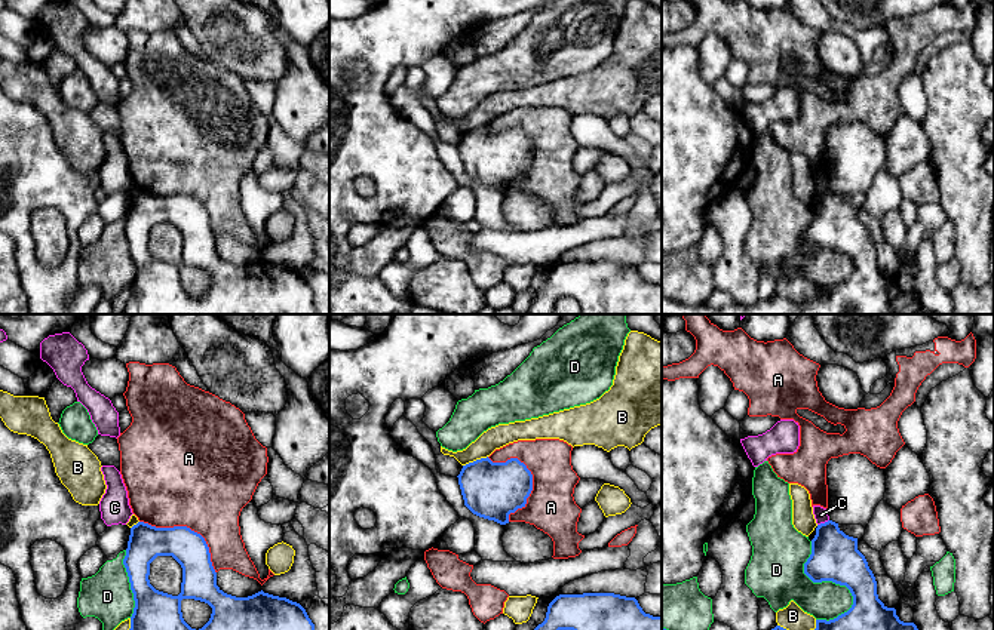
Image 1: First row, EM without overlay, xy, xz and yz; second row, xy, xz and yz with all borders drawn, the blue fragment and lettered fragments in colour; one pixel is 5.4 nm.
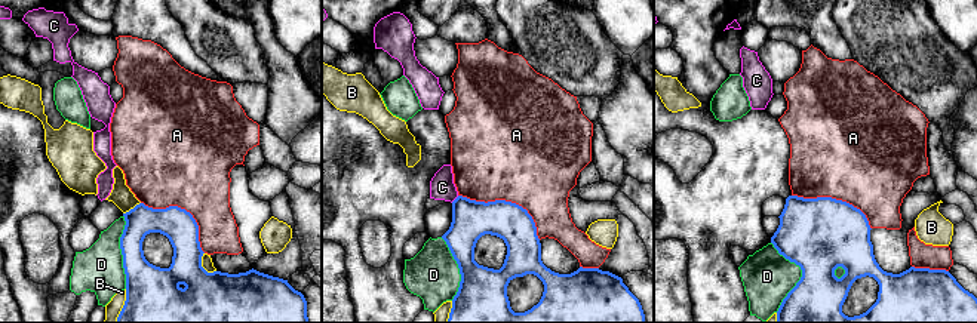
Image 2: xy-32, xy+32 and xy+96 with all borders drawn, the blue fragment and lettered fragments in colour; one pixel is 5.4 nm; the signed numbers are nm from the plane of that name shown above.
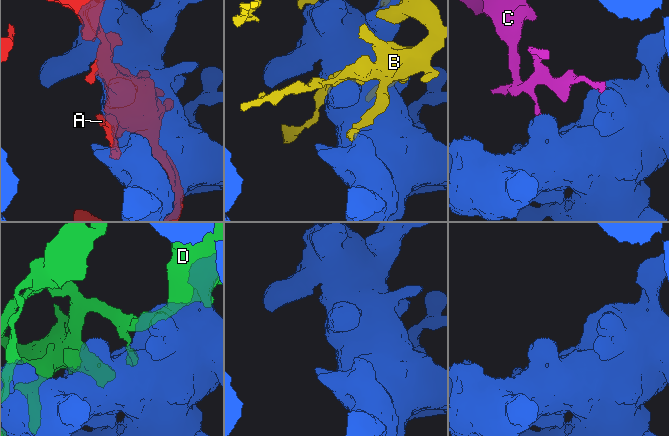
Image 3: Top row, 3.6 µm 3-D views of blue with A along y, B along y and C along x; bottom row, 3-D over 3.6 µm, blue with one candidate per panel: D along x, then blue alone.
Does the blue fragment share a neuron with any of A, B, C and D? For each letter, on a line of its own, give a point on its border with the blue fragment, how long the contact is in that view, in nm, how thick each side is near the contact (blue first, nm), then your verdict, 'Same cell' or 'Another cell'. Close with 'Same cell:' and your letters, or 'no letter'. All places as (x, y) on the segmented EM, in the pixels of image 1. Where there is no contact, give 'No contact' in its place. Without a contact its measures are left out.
A: Touches blue at xz (531, 476). Shared border 380 nm. Thickness 300 nm (blue) against 260 nm. Another cell
B: Touches blue at xz (476, 460). Shared border 150 nm. Thickness 300 nm (blue) against 120 nm. Another cell
C: Touches blue at yz (822, 524). Shared border 70 nm. Thickness 260 nm (blue) against 80 nm. Another cell
D: Touches blue at yz (831, 580). Shared border 460 nm. Thickness 260 nm (blue) against 220 nm. Another cell
Same cell: no letter

